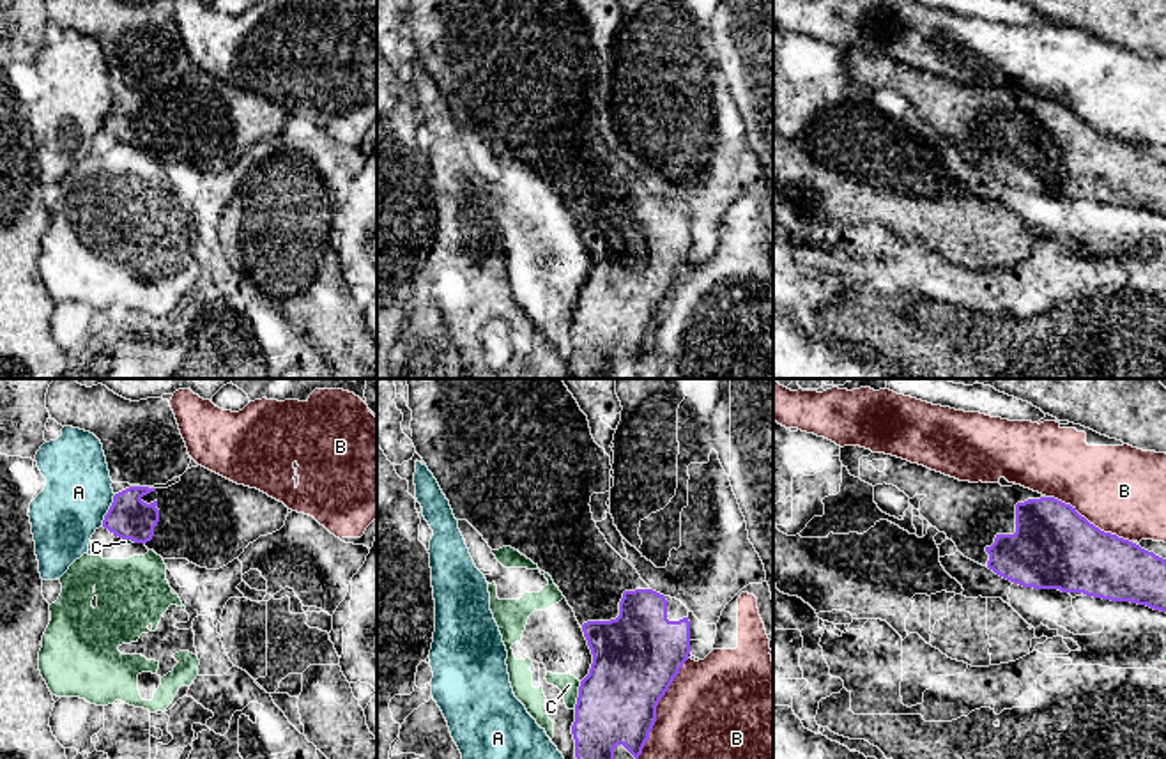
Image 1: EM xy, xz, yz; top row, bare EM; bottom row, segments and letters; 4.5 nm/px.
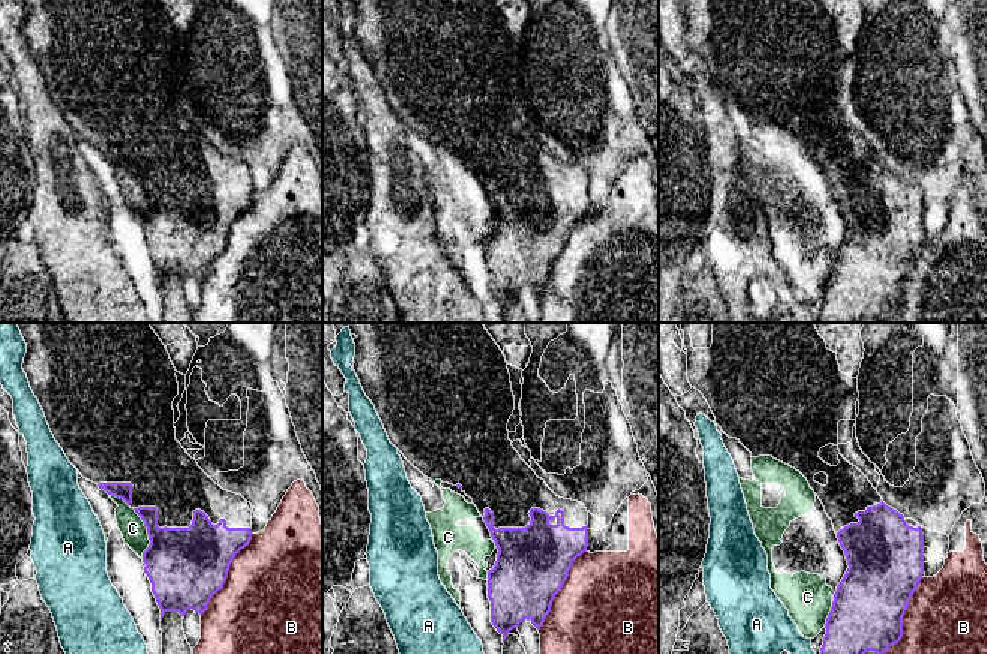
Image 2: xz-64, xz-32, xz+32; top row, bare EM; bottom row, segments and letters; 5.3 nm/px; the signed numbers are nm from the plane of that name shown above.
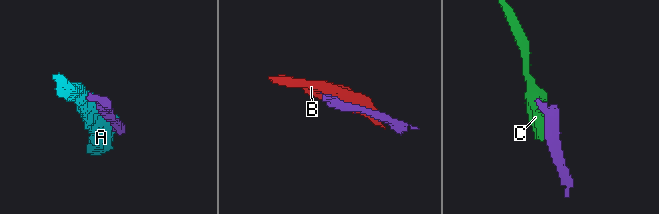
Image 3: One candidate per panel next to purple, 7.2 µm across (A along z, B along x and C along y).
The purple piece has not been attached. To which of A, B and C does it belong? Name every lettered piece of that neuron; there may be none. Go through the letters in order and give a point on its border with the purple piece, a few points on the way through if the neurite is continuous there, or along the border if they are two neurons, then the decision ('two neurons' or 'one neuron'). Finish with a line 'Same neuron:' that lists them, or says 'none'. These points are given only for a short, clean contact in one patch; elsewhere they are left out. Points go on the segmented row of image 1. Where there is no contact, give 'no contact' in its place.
A: meets purple in xy at (108, 510); two neurons
B: meets purple in xz at (655, 708); two neurons
C: meets purple in xz at (579, 696); two neurons
Same neuron: none

